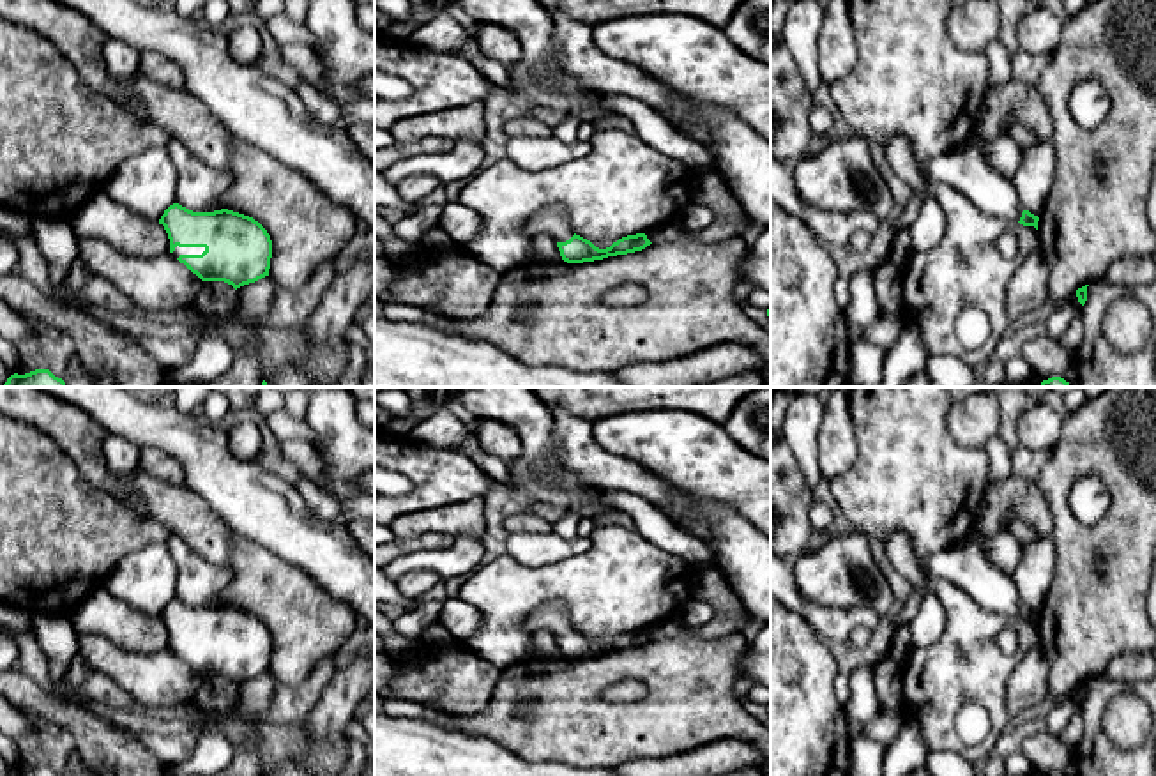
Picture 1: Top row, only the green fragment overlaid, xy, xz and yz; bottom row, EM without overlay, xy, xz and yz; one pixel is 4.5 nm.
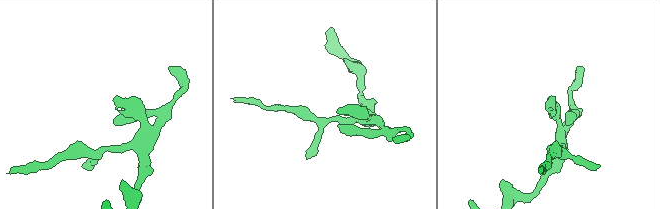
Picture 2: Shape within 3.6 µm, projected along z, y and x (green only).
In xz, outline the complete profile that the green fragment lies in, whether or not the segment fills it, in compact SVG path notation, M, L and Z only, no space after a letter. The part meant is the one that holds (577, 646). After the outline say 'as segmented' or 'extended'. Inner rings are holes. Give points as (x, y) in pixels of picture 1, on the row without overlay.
M562 601L539 605L525 620L525 629L532 635L539 629L550 629L560 652L567 659L583 659L603 656L608 652L642 647L652 638L645 629L627 631L613 638L606 645L596 643L590 636L576 631L569 620L567 606Z | extended

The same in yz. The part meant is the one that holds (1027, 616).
M972 541L958 543L924 562L923 585L912 589L903 610L893 622L893 631L909 626L924 596L932 590L935 578L956 583L988 612L1016 617L1038 626L1039 613L1022 603L1013 576L988 559L983 544Z | extended

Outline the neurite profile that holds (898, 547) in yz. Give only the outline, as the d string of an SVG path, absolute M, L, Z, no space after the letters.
M898 530L889 536L884 543L884 550L894 566L894 569L903 574L914 589L923 585L923 567L916 557L910 537Z

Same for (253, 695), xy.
M265 672L235 686L235 700L247 719L256 721L263 714L278 684L272 673Z

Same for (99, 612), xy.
M104 587L83 597L69 619L78 635L101 635L127 652L154 654L170 649L163 620L136 612L113 597Z

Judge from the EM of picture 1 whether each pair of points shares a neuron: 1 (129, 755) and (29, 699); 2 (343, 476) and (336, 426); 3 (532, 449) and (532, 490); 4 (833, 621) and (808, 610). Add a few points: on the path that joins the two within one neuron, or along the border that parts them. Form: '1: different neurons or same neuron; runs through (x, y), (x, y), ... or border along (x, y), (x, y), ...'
1: same neuron; runs through (105, 746), (80, 722), (53, 707)
2: same neuron; runs through (343, 464), (343, 444), (340, 439)
3: same neuron; runs through (532, 460), (532, 479)
4: same neuron; runs through (828, 621), (813, 614)

